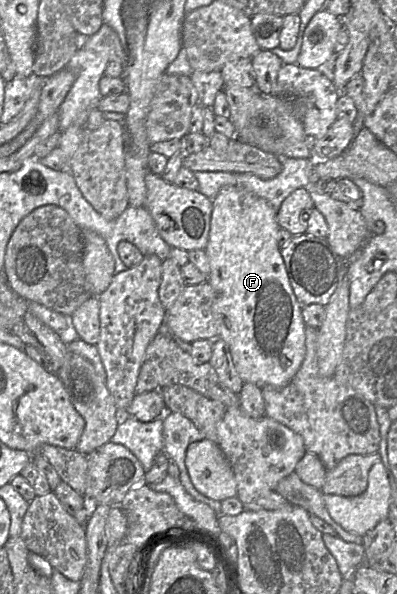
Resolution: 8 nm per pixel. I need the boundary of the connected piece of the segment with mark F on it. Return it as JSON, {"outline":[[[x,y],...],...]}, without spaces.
{"outline":[[[225,187],[212,200],[208,241],[204,249],[210,265],[206,280],[215,294],[211,313],[218,338],[226,344],[243,383],[251,383],[259,388],[281,388],[287,385],[297,373],[305,356],[305,324],[301,305],[290,286],[277,243],[277,233],[281,227],[277,223],[276,213],[265,199],[245,189]]]}

